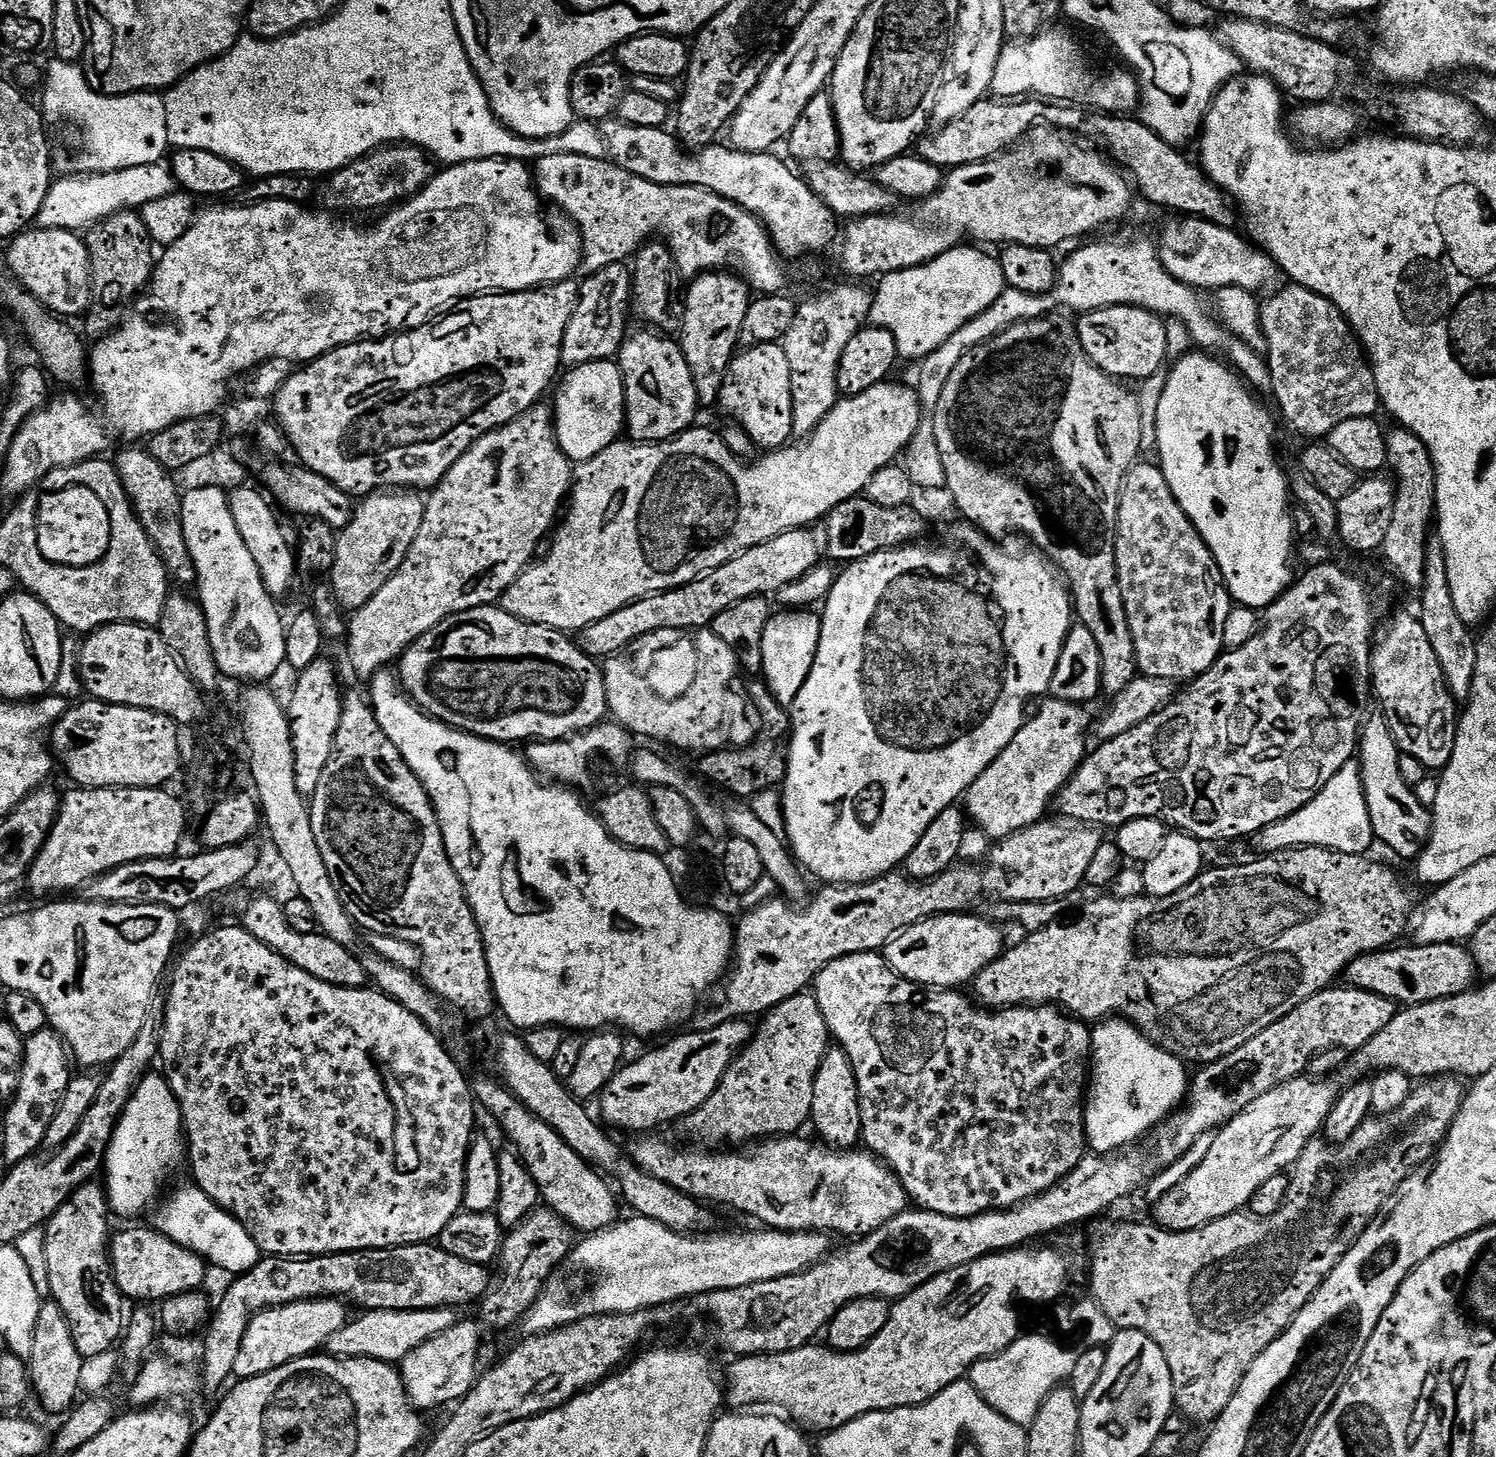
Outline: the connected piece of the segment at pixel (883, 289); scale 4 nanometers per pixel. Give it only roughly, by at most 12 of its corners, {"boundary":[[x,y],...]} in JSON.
{"boundary":[[980,246],[883,273],[871,327],[924,360],[1006,289]]}

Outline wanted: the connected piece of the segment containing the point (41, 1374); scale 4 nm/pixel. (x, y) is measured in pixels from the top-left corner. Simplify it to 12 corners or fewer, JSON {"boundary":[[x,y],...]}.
{"boundary":[[45,1299],[26,1358],[46,1411],[77,1403],[85,1362],[66,1316]]}

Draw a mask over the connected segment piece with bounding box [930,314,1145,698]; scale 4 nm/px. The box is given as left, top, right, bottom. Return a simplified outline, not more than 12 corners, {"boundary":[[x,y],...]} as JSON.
{"boundary":[[1068,314],[971,349],[931,413],[955,511],[1062,573],[1115,698],[1139,395]]}

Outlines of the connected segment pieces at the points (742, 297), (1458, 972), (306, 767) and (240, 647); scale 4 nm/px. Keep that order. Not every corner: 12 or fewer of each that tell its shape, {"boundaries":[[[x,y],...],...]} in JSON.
{"boundaries":[[[743,275],[687,285],[678,343],[715,405],[753,299]],[[1463,943],[1389,946],[1342,976],[1400,1006],[1469,991]],[[327,658],[286,700],[294,782],[310,798],[332,760],[344,702]],[[228,492],[180,517],[221,677],[268,682],[286,620]]]}

